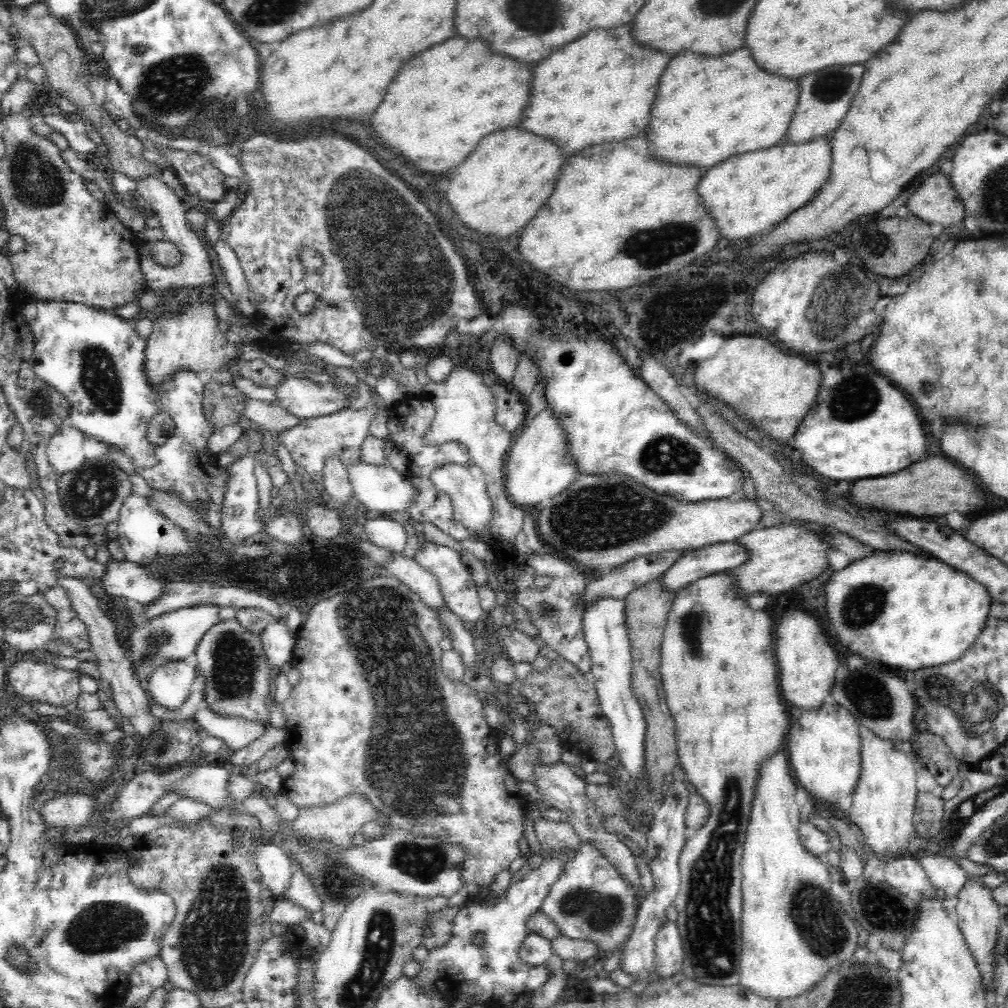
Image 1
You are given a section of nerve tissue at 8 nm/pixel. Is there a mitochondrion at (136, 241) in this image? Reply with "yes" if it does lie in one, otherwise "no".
no

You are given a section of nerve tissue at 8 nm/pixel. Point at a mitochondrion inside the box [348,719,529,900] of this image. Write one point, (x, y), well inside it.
(423, 862)

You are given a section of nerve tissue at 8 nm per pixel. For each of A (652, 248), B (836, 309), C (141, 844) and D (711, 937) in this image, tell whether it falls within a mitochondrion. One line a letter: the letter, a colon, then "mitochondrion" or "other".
A: mitochondrion
B: mitochondrion
C: other
D: mitochondrion

